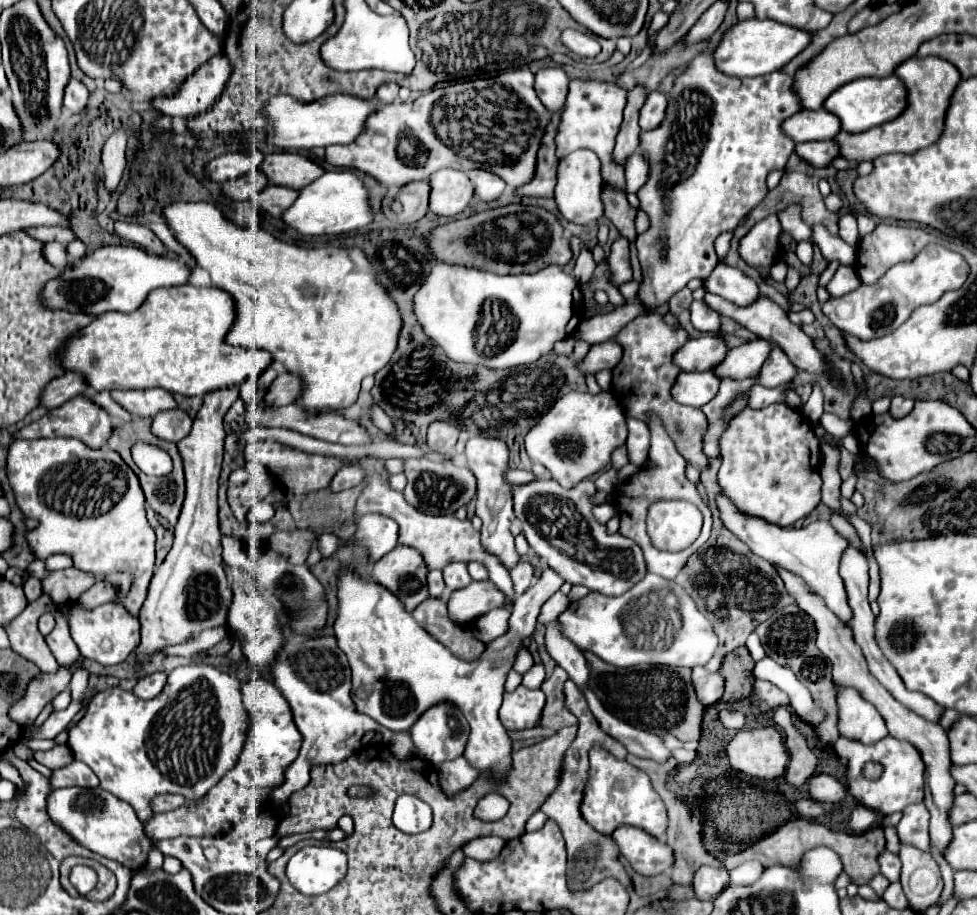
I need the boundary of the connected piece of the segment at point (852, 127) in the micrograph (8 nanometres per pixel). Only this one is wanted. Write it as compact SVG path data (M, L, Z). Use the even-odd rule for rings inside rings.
M895 74L887 78L859 78L843 84L843 88L837 88L825 100L825 108L839 116L841 128L845 132L865 132L869 128L891 122L891 118L899 116L907 108L907 88Z

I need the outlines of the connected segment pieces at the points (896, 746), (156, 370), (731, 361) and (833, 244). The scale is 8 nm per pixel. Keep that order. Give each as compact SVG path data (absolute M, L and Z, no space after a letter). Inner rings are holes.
M839 736L839 740L835 742L835 752L839 756L847 756L849 758L849 766L847 766L847 786L851 796L855 796L855 800L871 810L881 810L883 814L895 814L895 812L903 812L905 806L909 804L917 804L923 802L923 786L925 786L925 766L923 766L923 758L919 756L919 750L915 750L915 746L897 740L897 738L881 738L879 742L867 746L861 742L849 742L849 738ZM867 762L879 762L883 766L883 774L879 776L879 780L867 780L863 776L863 768Z
M173 286L153 290L147 302L135 312L111 312L99 316L83 332L71 336L63 352L63 366L67 370L83 372L89 386L97 392L101 390L133 390L133 388L163 388L181 396L205 396L221 388L241 386L249 376L261 376L273 362L271 354L265 350L235 348L225 342L233 322L235 322L235 300L229 292L215 286Z
M757 338L739 348L731 348L727 352L727 358L713 370L715 374L719 374L719 378L733 378L733 380L755 378L763 362L771 354L771 350L773 350L771 342Z
M823 224L813 226L813 244L819 246L819 250L827 262L837 260L841 265L854 265L856 263L856 247L849 246L839 236L833 236Z

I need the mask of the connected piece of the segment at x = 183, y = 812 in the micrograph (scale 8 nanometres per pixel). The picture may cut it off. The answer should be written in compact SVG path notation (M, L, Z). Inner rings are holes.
M249 680L241 686L245 708L251 716L251 732L243 746L237 764L215 784L201 800L193 800L171 812L153 814L145 822L145 832L151 838L177 838L177 836L221 836L233 830L233 824L247 814L257 812L267 800L271 790L283 784L285 768L299 756L303 736L299 734L293 712L283 694L267 680Z

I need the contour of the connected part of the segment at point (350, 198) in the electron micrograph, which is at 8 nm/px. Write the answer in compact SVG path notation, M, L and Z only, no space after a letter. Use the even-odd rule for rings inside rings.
M339 170L339 172L325 172L321 178L305 186L299 192L295 204L283 214L283 220L301 234L311 234L311 236L343 234L371 224L373 210L363 180L353 170Z

